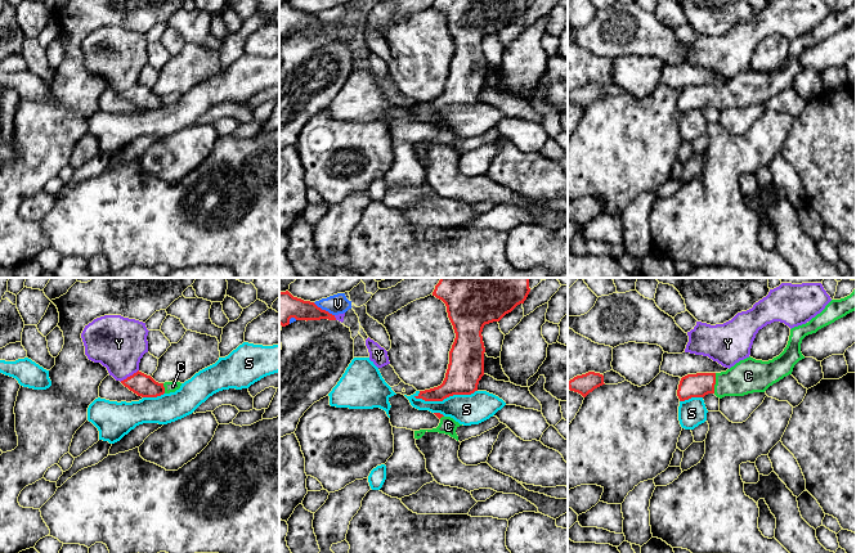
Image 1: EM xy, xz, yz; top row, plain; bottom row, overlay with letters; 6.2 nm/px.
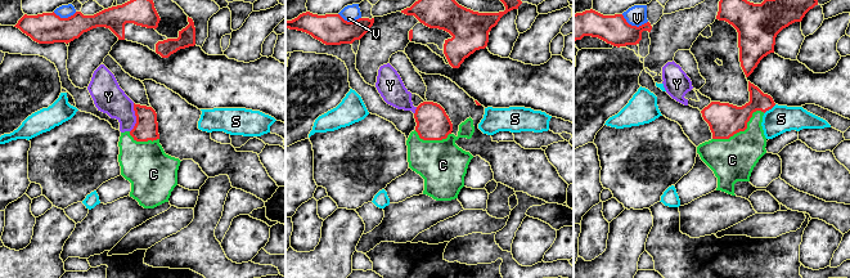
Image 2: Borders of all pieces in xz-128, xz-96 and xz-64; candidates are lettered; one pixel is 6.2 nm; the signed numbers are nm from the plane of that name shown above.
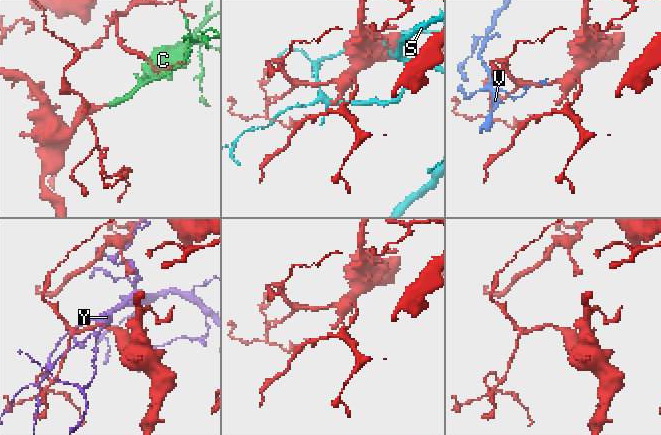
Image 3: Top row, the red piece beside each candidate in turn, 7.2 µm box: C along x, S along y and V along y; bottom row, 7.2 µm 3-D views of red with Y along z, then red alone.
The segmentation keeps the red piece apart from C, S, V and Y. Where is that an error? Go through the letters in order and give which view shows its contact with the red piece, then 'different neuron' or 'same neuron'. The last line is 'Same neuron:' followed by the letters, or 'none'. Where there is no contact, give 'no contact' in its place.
C: yz | same neuron
S: xz | different neuron
V: xz | different neuron
Y: xy | different neuron
Same neuron: C

